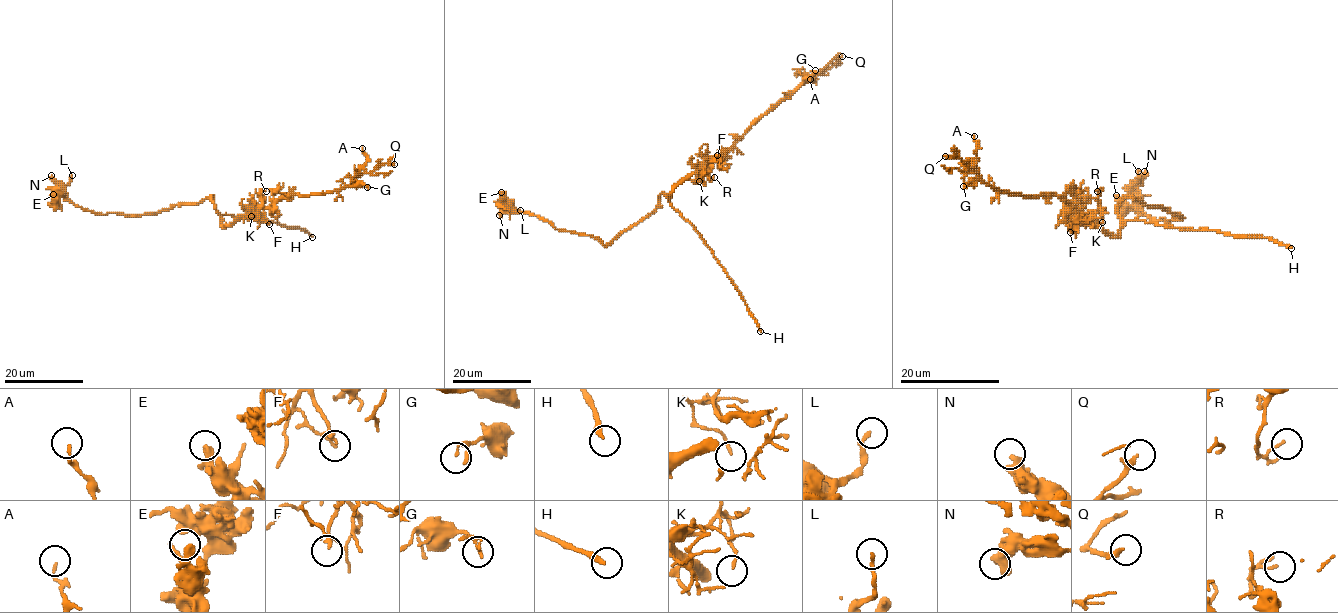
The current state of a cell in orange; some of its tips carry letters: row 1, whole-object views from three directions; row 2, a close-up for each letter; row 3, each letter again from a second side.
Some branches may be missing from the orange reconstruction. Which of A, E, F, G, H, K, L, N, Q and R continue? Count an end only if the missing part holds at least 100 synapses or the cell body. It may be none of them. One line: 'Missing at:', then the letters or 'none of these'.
Missing at: H

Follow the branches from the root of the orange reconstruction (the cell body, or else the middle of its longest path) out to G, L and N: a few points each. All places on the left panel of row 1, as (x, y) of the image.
G: (220, 220), (224, 227), (230, 226), (288, 194), (330, 193), (355, 183), (367, 187)
L: (220, 220), (210, 196), (156, 213), (95, 213), (68, 198), (63, 188), (72, 175)
N: (220, 220), (210, 196), (197, 203), (175, 204), (156, 213), (95, 213), (75, 205), (51, 175)

